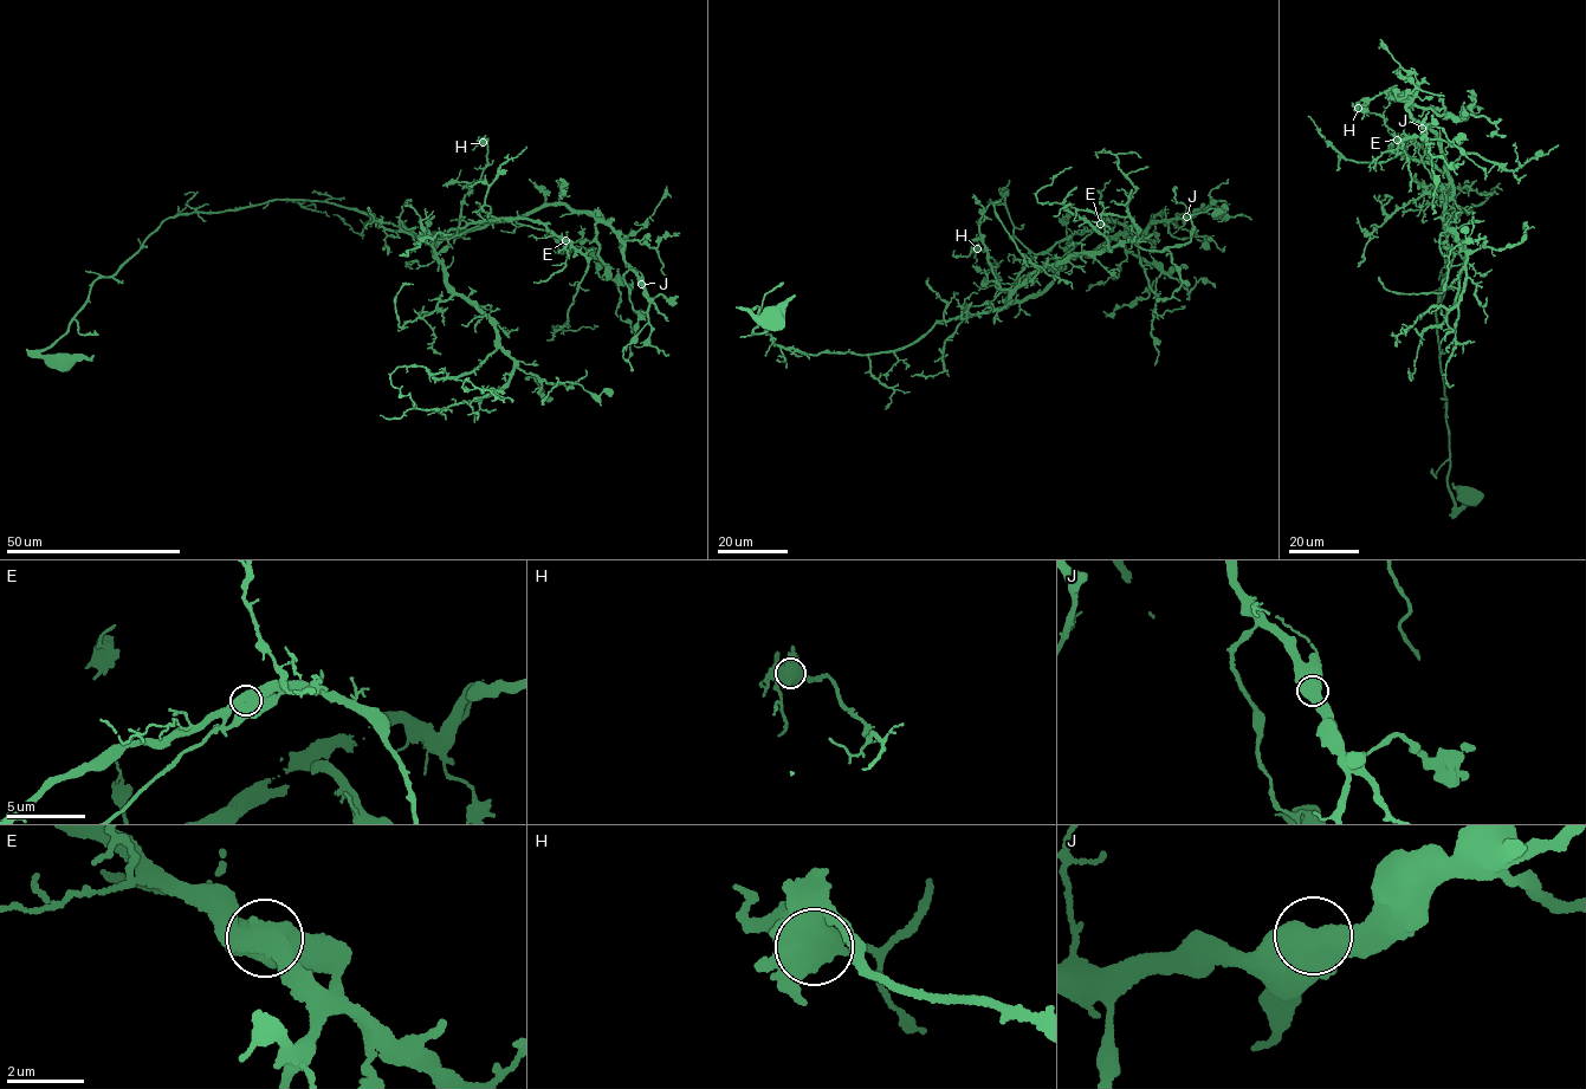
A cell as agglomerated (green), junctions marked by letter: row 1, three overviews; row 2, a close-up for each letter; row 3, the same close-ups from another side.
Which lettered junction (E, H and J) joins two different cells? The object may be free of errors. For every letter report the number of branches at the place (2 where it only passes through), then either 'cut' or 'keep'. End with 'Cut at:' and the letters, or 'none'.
E: 2 branches meet; cut
H: 2 branches meet; keep
J: 2 branches meet; keep
Cut at: E

